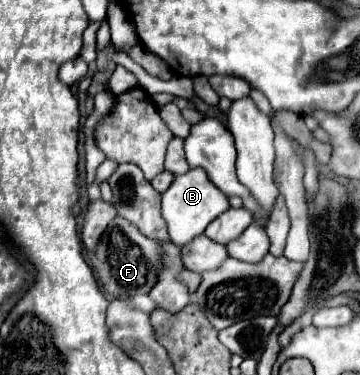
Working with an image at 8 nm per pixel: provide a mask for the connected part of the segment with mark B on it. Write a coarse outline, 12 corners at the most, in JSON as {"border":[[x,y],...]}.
{"border":[[201,168],[175,176],[163,218],[179,246],[203,234],[229,198]]}

